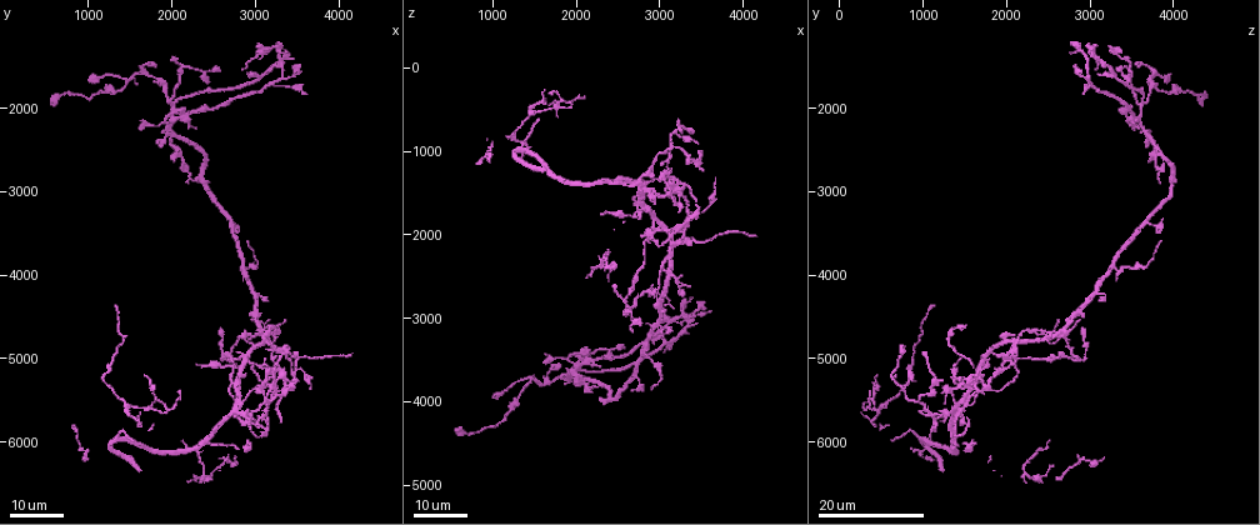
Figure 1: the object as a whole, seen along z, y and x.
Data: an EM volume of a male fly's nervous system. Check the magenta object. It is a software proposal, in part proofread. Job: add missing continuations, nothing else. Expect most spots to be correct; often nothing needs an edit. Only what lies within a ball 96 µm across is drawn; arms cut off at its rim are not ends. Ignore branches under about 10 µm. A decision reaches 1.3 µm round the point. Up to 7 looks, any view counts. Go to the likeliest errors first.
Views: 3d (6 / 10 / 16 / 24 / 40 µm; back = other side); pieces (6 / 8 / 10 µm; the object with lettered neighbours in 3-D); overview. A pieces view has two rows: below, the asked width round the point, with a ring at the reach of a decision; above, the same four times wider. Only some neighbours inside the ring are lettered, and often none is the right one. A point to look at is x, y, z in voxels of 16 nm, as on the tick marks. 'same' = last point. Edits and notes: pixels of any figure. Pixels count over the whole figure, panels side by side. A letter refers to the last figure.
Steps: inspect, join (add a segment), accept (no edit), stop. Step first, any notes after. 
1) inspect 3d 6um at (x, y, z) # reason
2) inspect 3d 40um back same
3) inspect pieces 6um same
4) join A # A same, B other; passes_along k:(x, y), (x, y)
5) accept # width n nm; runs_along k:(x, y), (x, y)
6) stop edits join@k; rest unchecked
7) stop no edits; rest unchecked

inspect 3d 16um at (1350, 4400, 1100) # an open end

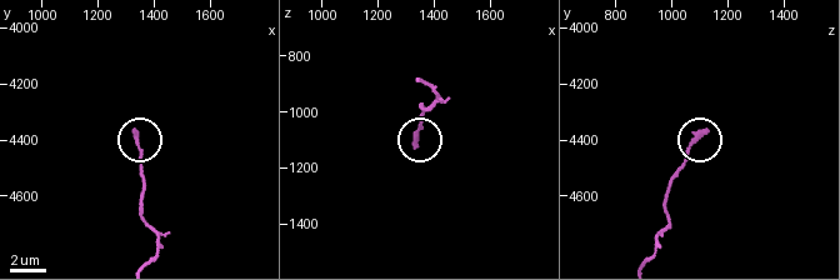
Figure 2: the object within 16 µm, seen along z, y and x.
inspect pieces 10um at (1330, 4370, 1110) # what lies round it

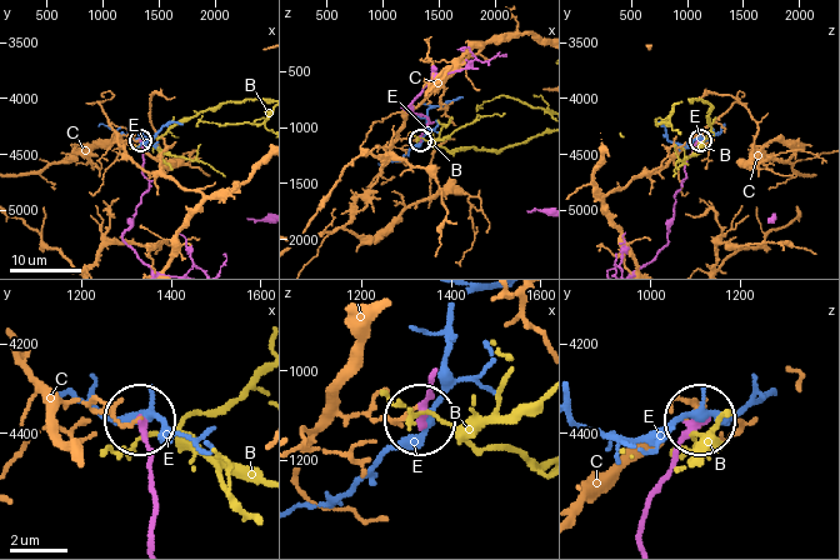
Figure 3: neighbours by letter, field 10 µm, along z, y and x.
accept # B other, C other, E other; runs_along 3:(155, 536), (144, 425); no lettered segment goes on from it

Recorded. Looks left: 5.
inspect 3d 16um at (2200, 2900, 3850) # branch stops here

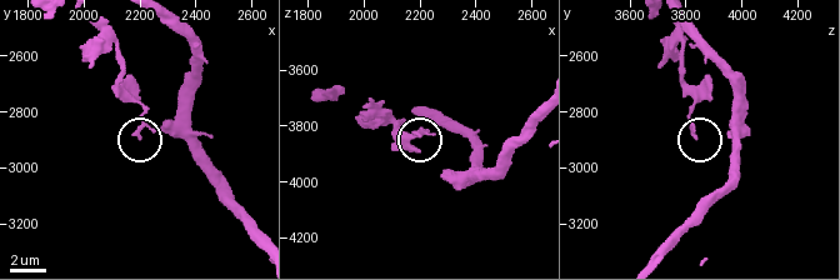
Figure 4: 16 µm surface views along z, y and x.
inspect 3d 6um at (2200, 2890, 3820)

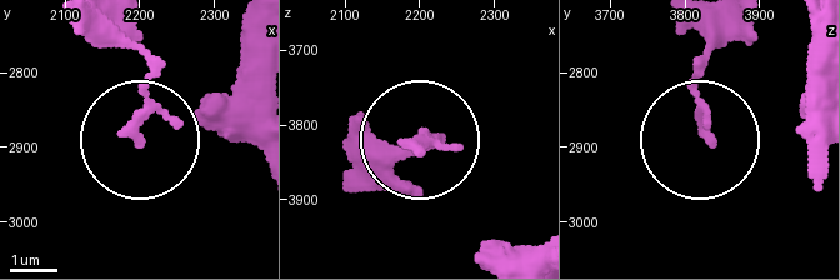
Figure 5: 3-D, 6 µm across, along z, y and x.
inspect pieces 6um at (2195, 2890, 3830)

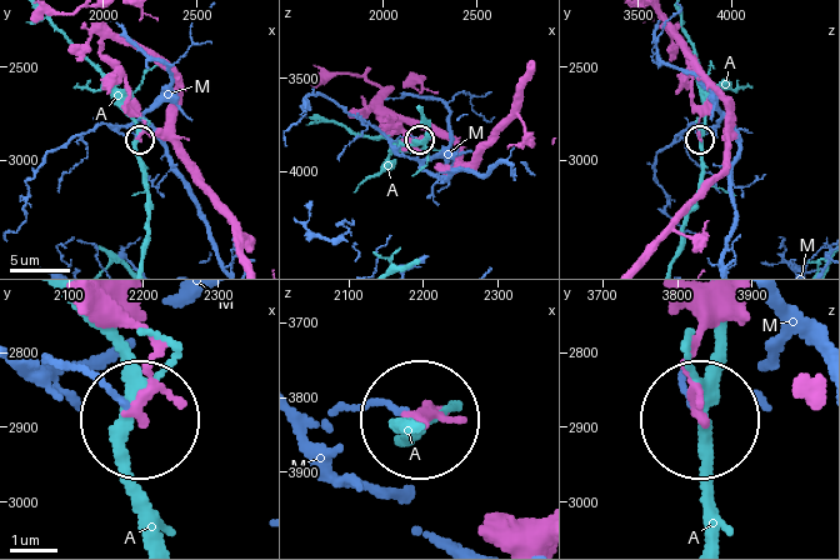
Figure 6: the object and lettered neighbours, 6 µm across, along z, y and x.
accept # A other, M other; runs_along 6:(696, 310), (685, 383), (696, 414); no lettered segment goes on from it

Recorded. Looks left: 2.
inspect 3d 16um at (3050, 4500, 2900) # branch stops here

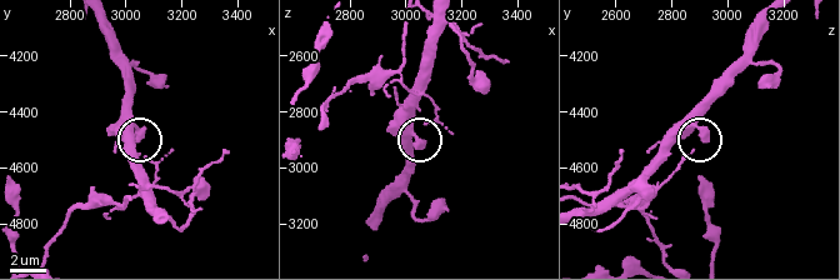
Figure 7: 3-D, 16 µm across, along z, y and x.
inspect pieces 10um at (3050, 4490, 2910)

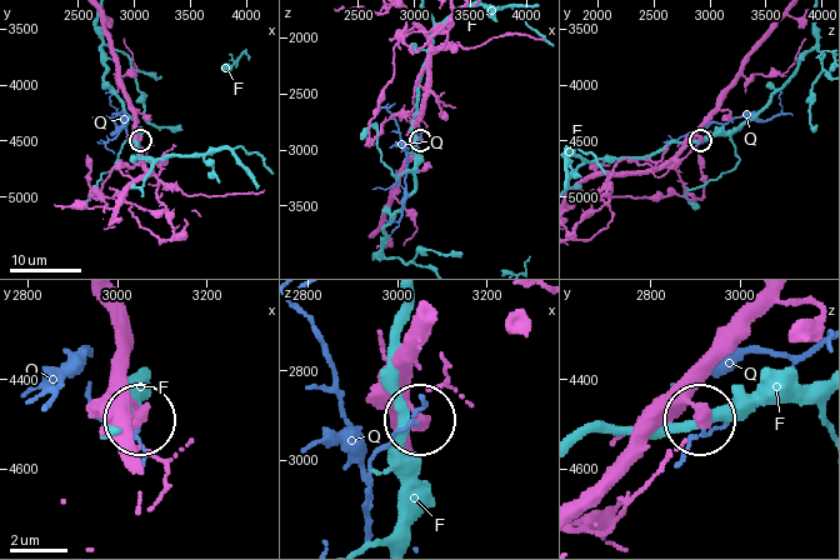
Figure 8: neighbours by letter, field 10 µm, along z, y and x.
accept # width 410 nm; F other, Q other; runs_along 8:(425, 314), (410, 364), (418, 419); none of them fits

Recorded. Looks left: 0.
stop no edits; rest unchecked

